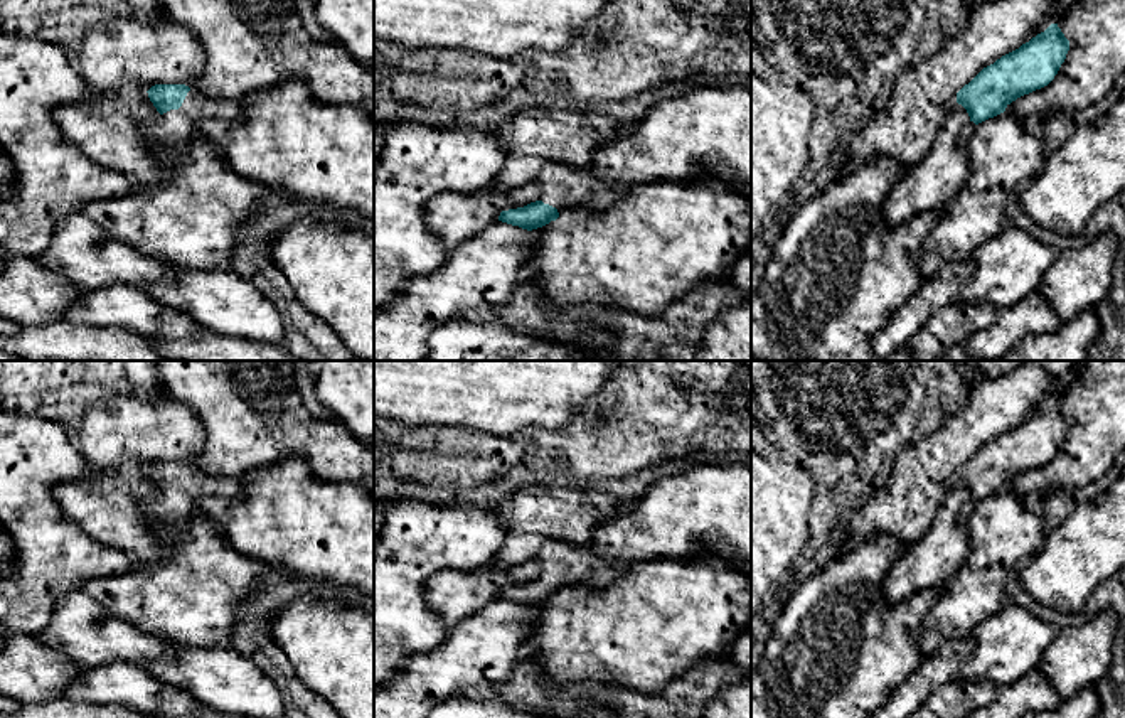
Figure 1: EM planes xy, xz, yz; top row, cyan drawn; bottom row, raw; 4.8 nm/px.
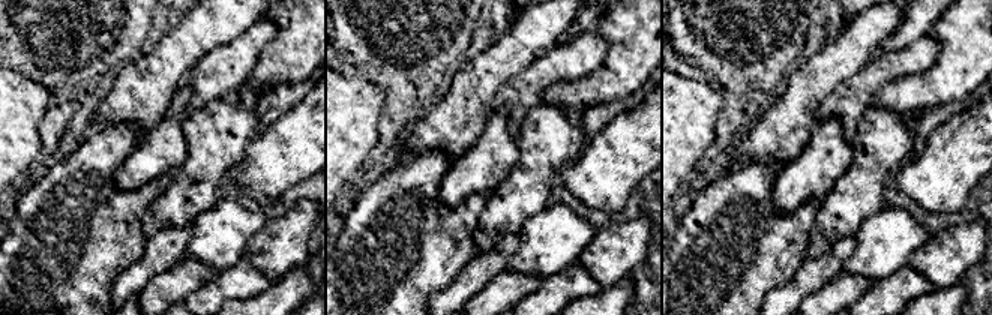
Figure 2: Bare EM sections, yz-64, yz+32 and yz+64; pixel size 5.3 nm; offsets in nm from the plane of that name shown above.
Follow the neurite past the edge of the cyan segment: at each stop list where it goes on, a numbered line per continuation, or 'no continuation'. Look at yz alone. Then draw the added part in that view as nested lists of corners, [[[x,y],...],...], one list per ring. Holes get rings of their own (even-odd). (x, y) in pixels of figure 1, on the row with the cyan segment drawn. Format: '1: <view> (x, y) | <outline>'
1: yz (967, 128) | [[[970,120],[962,125],[960,135],[958,135],[958,145],[960,145],[960,148],[967,150],[968,140],[973,135],[975,126],[977,125],[973,121],[970,121]]]

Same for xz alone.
1: xz (561, 186) | [[[549,163],[537,177],[541,185],[539,201],[557,209],[561,214],[584,192],[591,180],[591,170],[574,170],[559,163]]]

